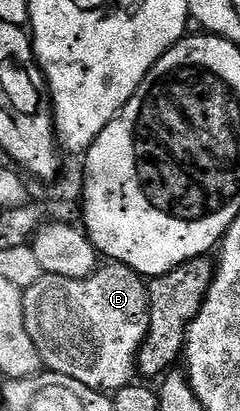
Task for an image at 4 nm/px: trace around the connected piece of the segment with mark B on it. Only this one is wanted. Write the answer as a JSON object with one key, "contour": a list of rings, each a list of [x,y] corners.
{"contour":[[[114,262],[104,263],[92,276],[86,276],[83,280],[77,278],[61,278],[60,276],[48,276],[44,274],[31,288],[23,293],[23,313],[25,314],[25,324],[29,330],[29,336],[37,346],[42,363],[52,372],[59,372],[62,376],[68,376],[90,388],[104,394],[114,394],[126,384],[132,383],[137,376],[136,360],[142,344],[146,341],[146,334],[150,326],[150,302],[148,300],[148,285],[144,277],[133,271],[129,266],[116,264]]]}

